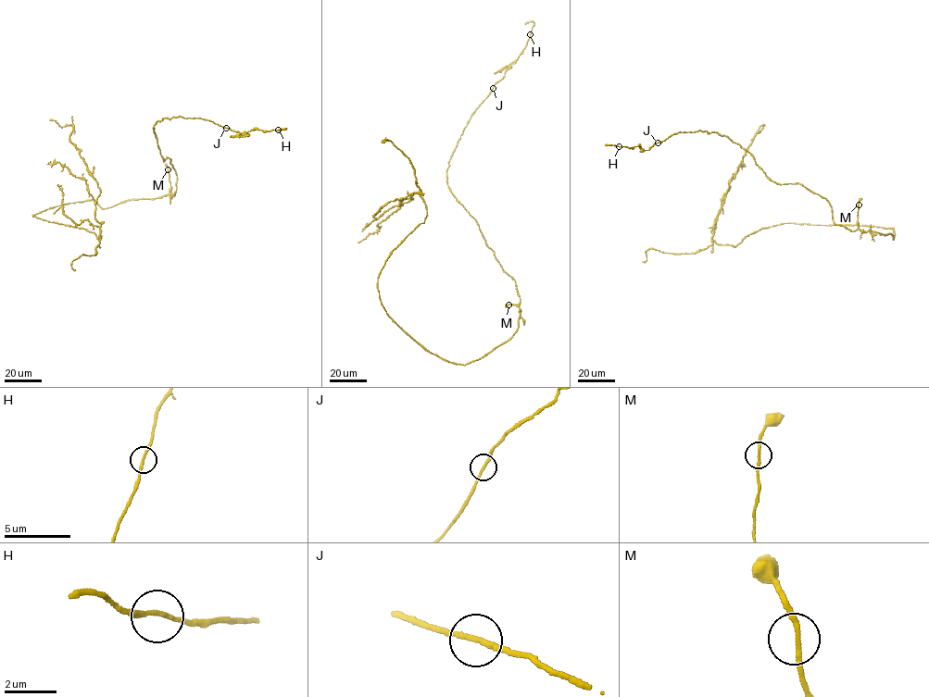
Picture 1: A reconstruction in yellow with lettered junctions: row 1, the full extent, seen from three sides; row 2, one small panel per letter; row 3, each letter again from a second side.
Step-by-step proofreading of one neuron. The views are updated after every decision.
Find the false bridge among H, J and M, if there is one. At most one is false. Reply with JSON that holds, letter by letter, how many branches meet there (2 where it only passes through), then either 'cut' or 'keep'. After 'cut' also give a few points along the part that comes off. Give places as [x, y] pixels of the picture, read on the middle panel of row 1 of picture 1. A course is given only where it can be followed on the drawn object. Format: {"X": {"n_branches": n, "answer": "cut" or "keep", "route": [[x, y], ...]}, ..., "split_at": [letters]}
{"H": {"n_branches": 2, "answer": "keep"}, "J": {"n_branches": 2, "answer": "keep"}, "M": {"n_branches": 2, "answer": "keep"}, "split_at": []}

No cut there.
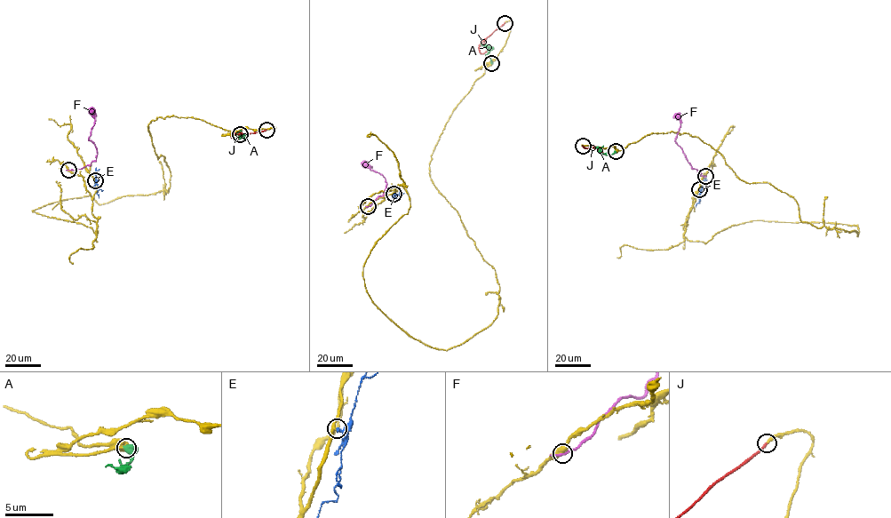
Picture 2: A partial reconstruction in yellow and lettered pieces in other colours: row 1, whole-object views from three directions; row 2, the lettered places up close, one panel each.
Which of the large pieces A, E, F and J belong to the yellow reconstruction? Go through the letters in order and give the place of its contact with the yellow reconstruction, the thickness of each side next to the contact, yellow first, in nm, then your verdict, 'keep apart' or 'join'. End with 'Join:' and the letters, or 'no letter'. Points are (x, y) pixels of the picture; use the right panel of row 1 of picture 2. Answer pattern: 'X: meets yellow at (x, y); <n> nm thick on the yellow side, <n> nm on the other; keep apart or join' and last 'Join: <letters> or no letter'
A: meets yellow at (616, 151); 480 nm thick on the yellow side, 700 nm on the other; keep apart
E: meets yellow at (699, 189); 260 nm thick on the yellow side, 220 nm on the other; keep apart
F: meets yellow at (705, 176); 460 nm thick on the yellow side, 280 nm on the other; keep apart
J: meets yellow at (583, 146); 240 nm thick on the yellow side, 190 nm on the other; join
Join: J

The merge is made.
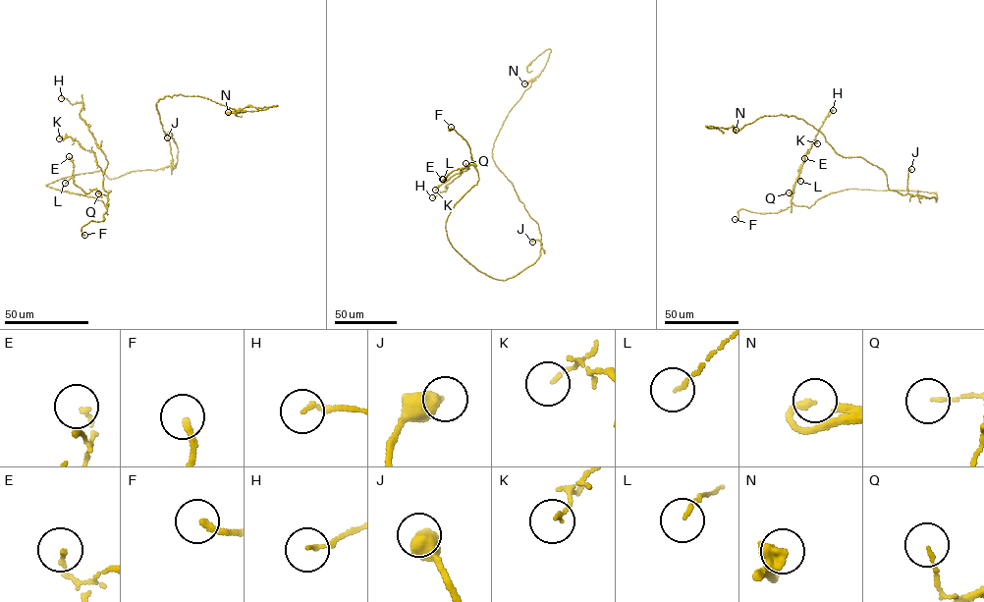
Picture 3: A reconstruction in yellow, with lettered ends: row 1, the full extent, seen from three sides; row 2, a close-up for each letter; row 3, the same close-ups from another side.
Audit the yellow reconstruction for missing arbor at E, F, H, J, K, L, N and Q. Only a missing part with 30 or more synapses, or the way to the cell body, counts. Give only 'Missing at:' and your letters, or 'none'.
Missing at: F

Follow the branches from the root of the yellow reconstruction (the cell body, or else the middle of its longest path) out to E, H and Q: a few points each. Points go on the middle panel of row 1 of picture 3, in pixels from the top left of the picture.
E: (539, 257), (504, 280), (478, 270), (453, 246), (446, 224), (478, 173), (469, 164), (442, 179)
H: (539, 257), (514, 277), (498, 280), (478, 270), (453, 246), (446, 221), (476, 184), (473, 164), (432, 197)
Q: (539, 257), (514, 277), (498, 280), (478, 270), (453, 246), (447, 218), (478, 179), (474, 164), (465, 163)

